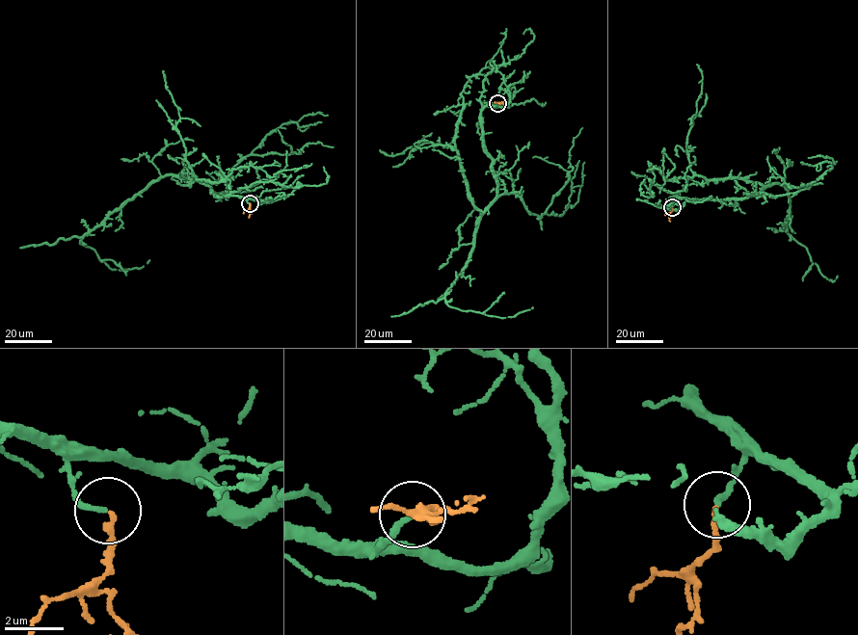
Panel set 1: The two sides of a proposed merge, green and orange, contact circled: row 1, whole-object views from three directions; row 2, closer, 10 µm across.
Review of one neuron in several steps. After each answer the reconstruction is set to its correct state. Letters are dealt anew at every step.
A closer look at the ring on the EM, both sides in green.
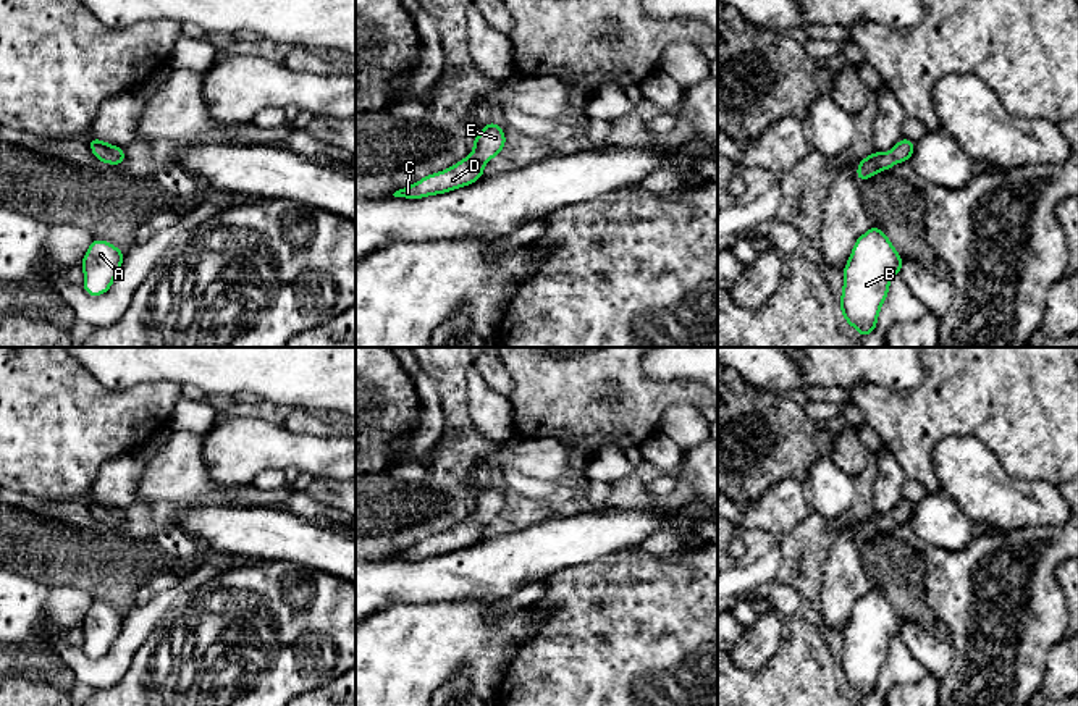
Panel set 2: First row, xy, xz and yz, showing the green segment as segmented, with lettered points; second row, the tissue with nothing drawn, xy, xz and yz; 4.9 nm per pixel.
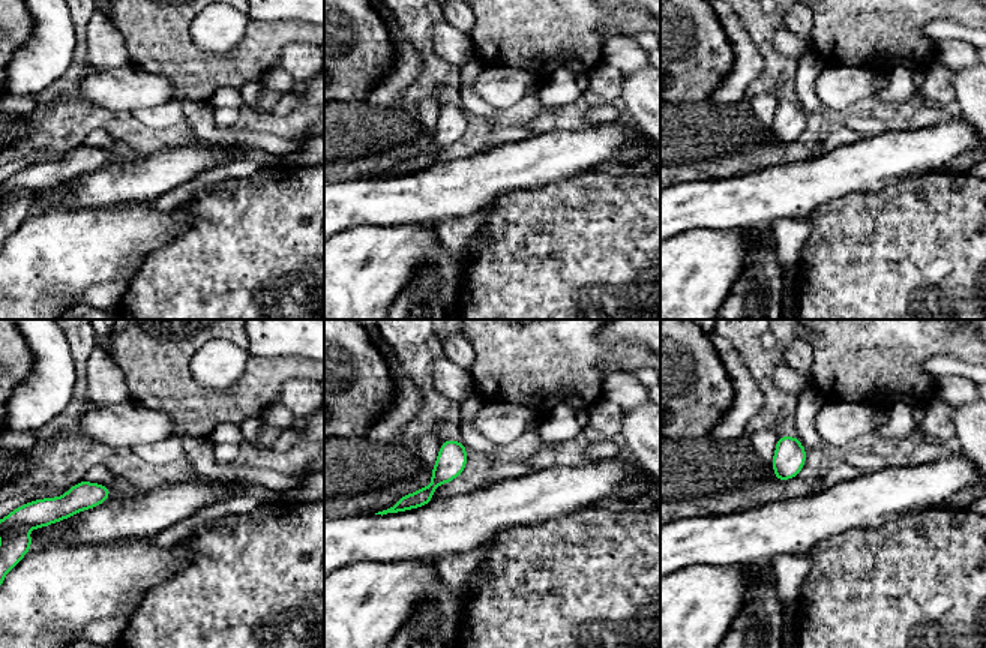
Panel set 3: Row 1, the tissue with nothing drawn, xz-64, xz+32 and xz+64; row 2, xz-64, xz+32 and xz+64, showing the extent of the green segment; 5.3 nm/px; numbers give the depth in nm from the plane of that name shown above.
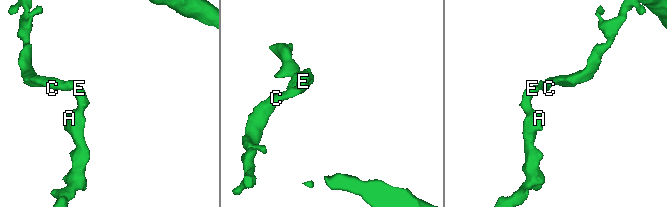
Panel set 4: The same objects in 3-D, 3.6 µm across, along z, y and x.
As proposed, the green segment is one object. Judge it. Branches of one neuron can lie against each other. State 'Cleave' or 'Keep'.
Keep

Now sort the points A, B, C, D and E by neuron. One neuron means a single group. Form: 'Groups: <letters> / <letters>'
Groups: A B C D E

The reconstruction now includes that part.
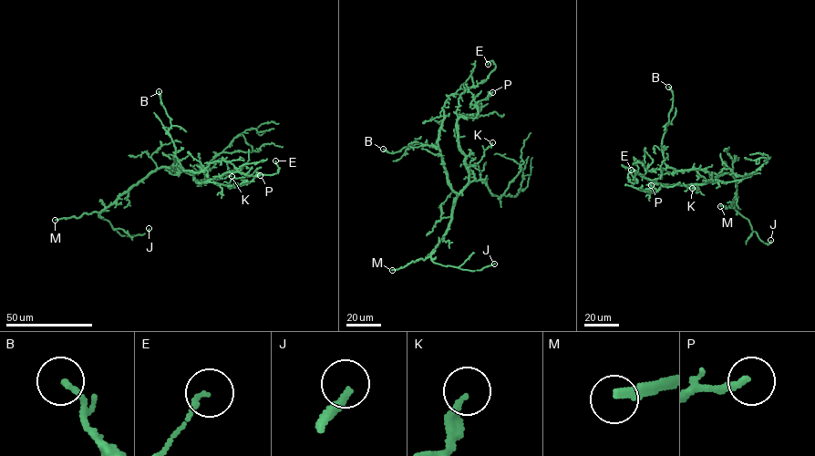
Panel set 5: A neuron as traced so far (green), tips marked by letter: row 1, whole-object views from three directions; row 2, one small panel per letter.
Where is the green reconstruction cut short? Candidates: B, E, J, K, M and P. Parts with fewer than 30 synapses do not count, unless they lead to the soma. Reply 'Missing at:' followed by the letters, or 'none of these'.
Missing at: J, M

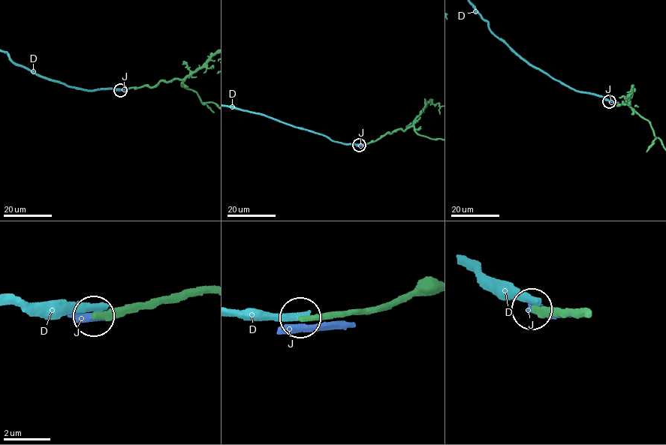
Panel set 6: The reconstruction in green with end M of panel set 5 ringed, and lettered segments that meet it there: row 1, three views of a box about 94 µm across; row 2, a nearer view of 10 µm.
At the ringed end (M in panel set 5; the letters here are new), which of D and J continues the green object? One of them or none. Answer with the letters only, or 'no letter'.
no letter

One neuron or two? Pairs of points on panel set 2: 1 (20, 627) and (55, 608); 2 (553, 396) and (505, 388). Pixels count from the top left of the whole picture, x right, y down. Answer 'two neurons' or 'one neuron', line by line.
1: two neurons
2: two neurons

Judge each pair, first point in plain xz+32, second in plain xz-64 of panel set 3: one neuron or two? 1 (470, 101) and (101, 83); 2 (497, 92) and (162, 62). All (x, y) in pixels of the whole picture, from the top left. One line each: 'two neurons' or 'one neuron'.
1: two neurons
2: two neurons

